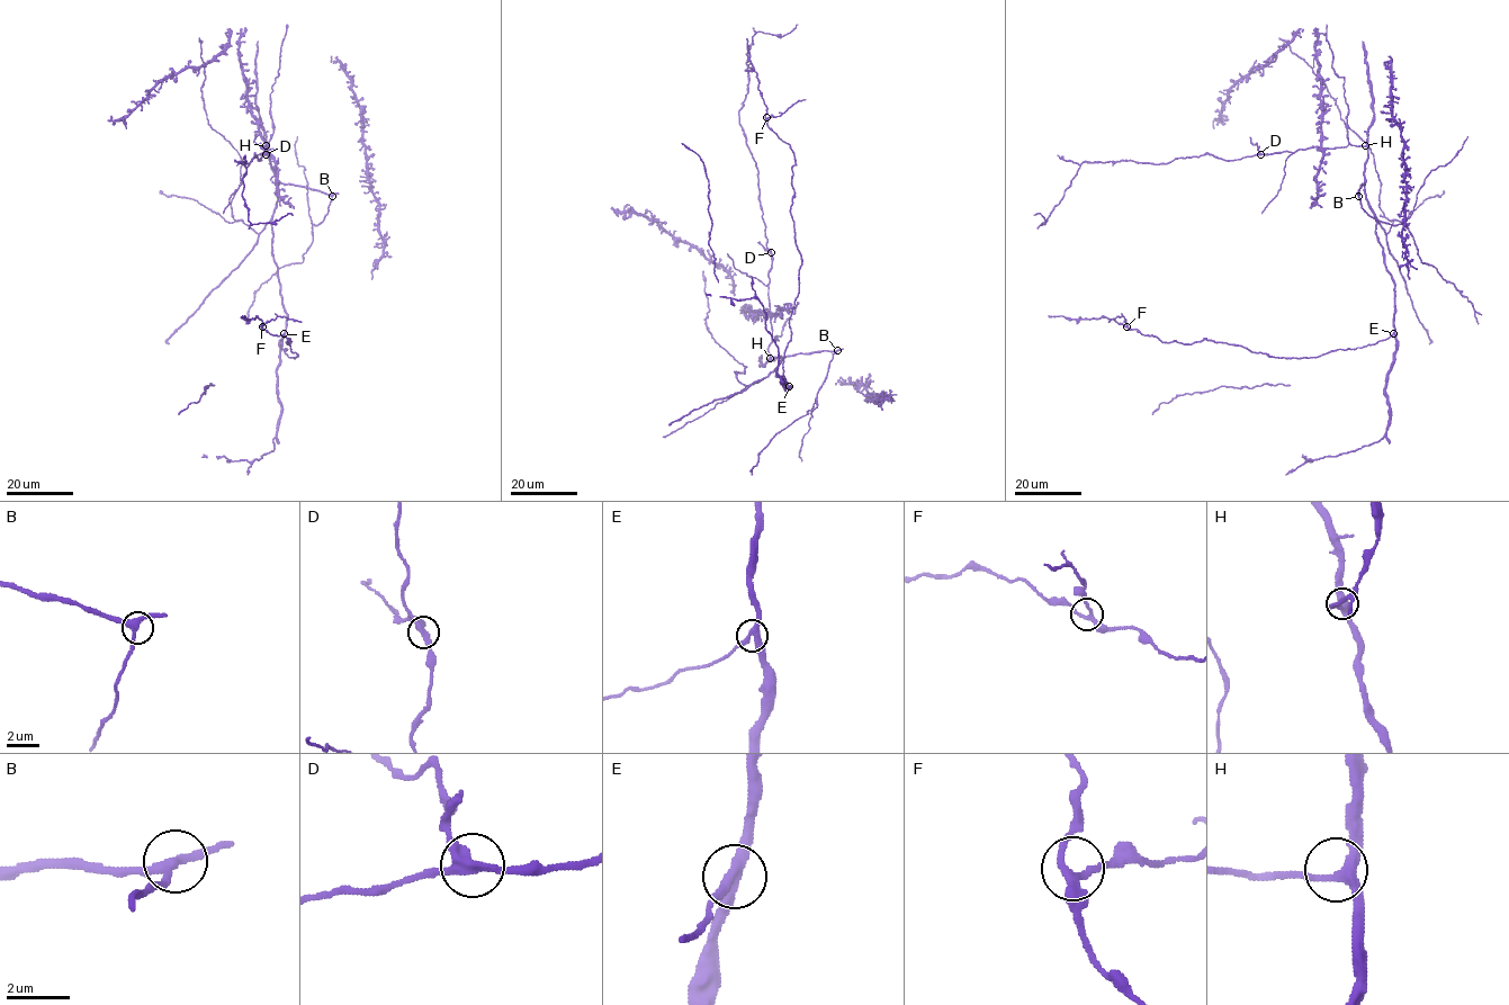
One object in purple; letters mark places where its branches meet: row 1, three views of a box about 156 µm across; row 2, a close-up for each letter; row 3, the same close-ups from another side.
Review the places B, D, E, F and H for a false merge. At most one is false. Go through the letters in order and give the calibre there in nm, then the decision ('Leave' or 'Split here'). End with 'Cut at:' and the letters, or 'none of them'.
B: Thickness 280 nm. Leave
D: Thickness 320 nm. Split here
E: Thickness 340 nm. Leave
F: Thickness 240 nm. Leave
H: Thickness 340 nm. Leave
Cut at: D

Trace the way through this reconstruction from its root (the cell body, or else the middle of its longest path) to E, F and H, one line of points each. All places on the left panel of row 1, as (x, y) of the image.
E: (275, 260), (287, 314), (284, 333)
F: (275, 260), (287, 314), (278, 344), (288, 357), (297, 356), (289, 339), (287, 343), (285, 337), (262, 326)
H: (275, 260), (271, 216), (278, 200), (278, 179), (266, 145)

